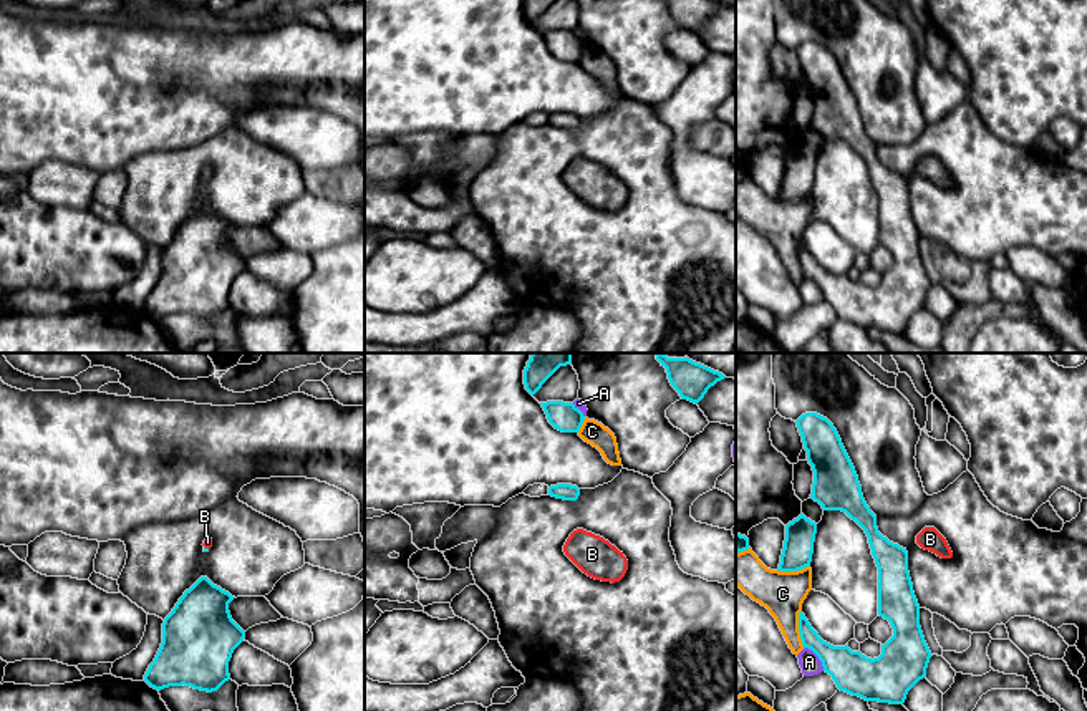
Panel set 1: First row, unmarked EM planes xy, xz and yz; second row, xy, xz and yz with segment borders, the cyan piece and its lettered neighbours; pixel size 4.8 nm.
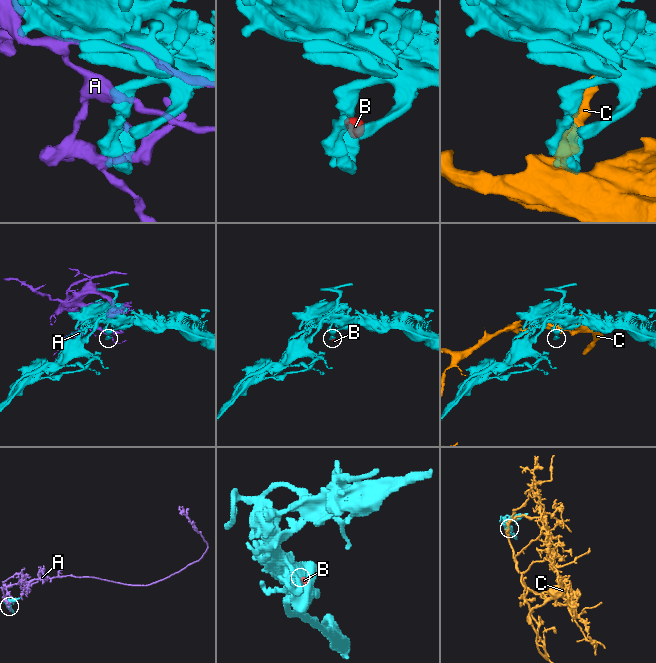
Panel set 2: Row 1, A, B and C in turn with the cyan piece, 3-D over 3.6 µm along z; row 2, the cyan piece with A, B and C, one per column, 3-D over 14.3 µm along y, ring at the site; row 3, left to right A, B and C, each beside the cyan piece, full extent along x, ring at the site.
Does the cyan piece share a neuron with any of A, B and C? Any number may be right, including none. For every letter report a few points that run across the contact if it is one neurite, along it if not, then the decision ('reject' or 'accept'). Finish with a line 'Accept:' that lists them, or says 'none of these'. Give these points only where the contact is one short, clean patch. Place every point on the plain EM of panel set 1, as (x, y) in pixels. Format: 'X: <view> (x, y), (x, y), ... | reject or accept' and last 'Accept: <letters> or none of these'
A: reject
B: xy (204, 176), (207, 171) | accept
C: reject
Accept: B

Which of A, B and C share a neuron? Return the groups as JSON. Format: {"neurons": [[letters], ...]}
{"neurons": [["A"], ["B"], ["C"]]}

